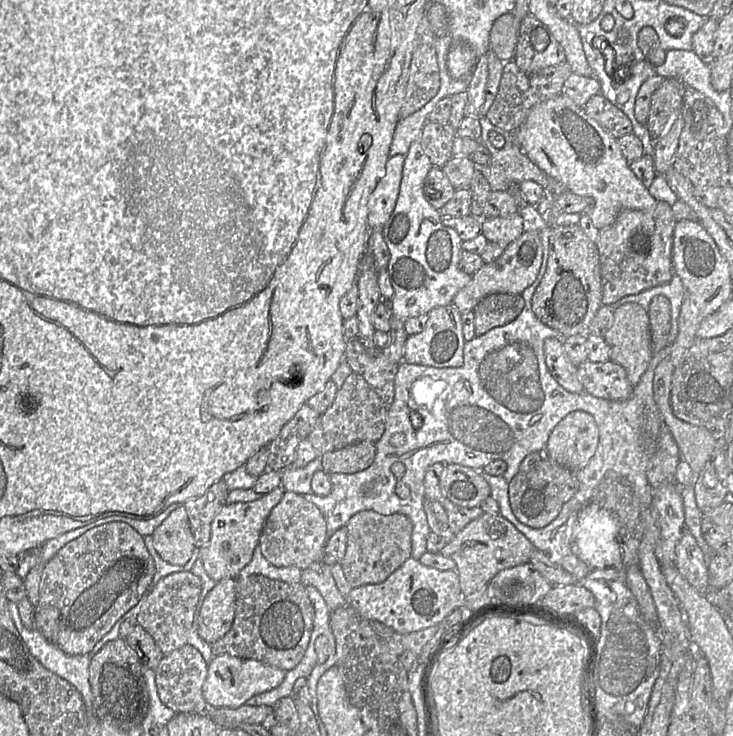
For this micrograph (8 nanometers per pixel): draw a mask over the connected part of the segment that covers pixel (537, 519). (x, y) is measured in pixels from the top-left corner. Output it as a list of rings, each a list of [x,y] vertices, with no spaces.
[[[551,459],[539,462],[526,473],[518,473],[509,481],[509,502],[515,517],[534,529],[544,528],[560,514],[564,503],[560,501],[562,487],[575,478],[575,472]]]

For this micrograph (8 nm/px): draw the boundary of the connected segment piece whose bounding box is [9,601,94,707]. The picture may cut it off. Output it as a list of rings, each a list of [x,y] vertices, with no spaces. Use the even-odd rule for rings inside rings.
[[[10,601],[13,622],[30,653],[49,671],[68,681],[81,694],[84,705],[90,706],[92,691],[89,683],[89,665],[93,655],[69,655],[50,642],[37,629],[23,625],[16,603]]]

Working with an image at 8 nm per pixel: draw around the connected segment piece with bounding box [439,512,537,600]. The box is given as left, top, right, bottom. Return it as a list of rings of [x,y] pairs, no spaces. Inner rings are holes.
[[[484,512],[455,534],[440,551],[456,563],[463,600],[484,591],[493,577],[502,570],[527,564],[535,546],[511,522],[501,515]]]

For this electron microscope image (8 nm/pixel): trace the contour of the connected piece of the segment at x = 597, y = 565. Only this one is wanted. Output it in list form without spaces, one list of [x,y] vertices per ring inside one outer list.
[[[588,504],[578,513],[572,534],[572,550],[591,570],[619,566],[619,536],[616,515],[599,504]]]

